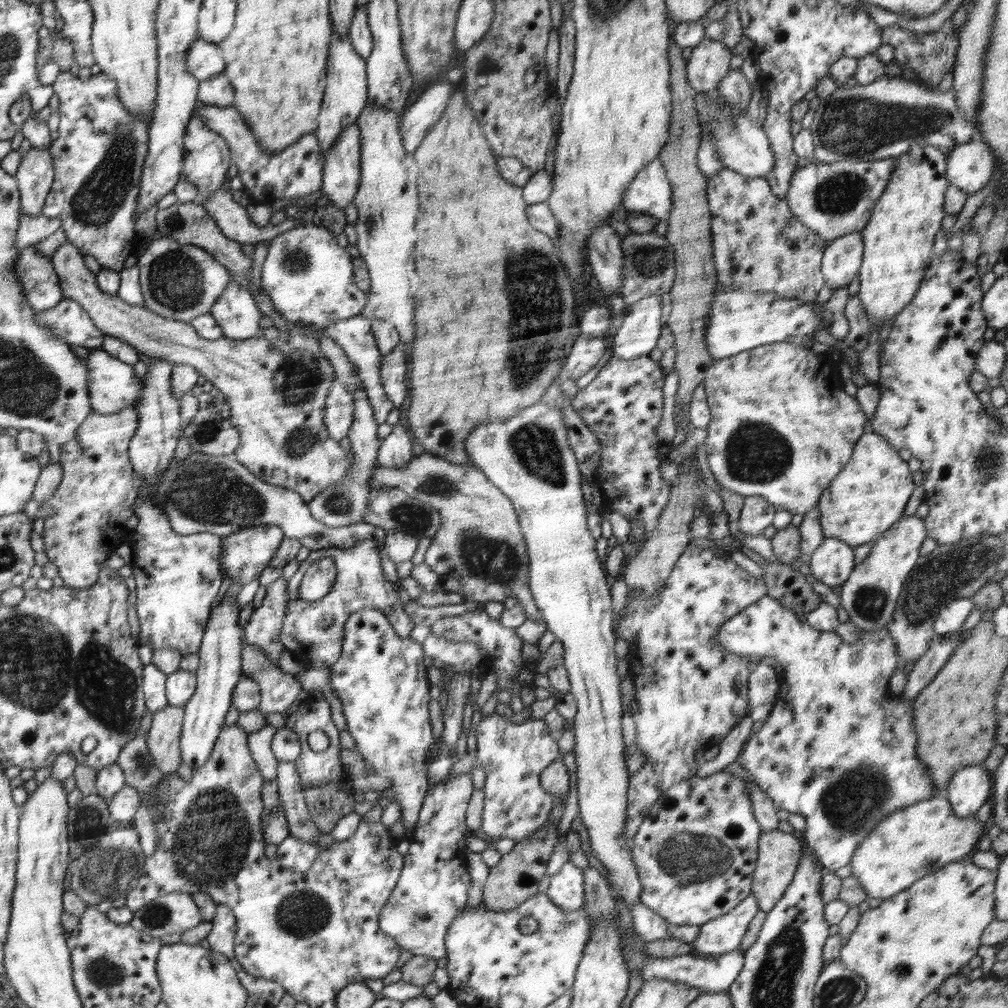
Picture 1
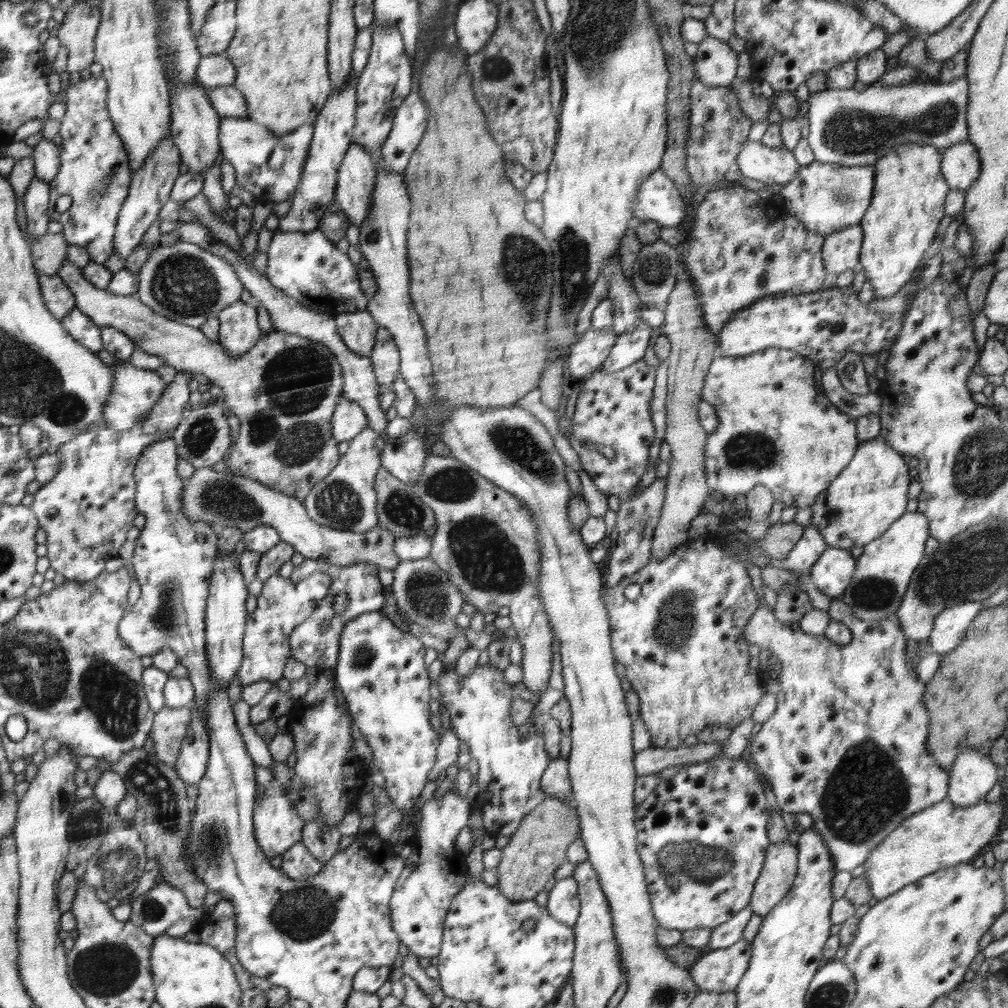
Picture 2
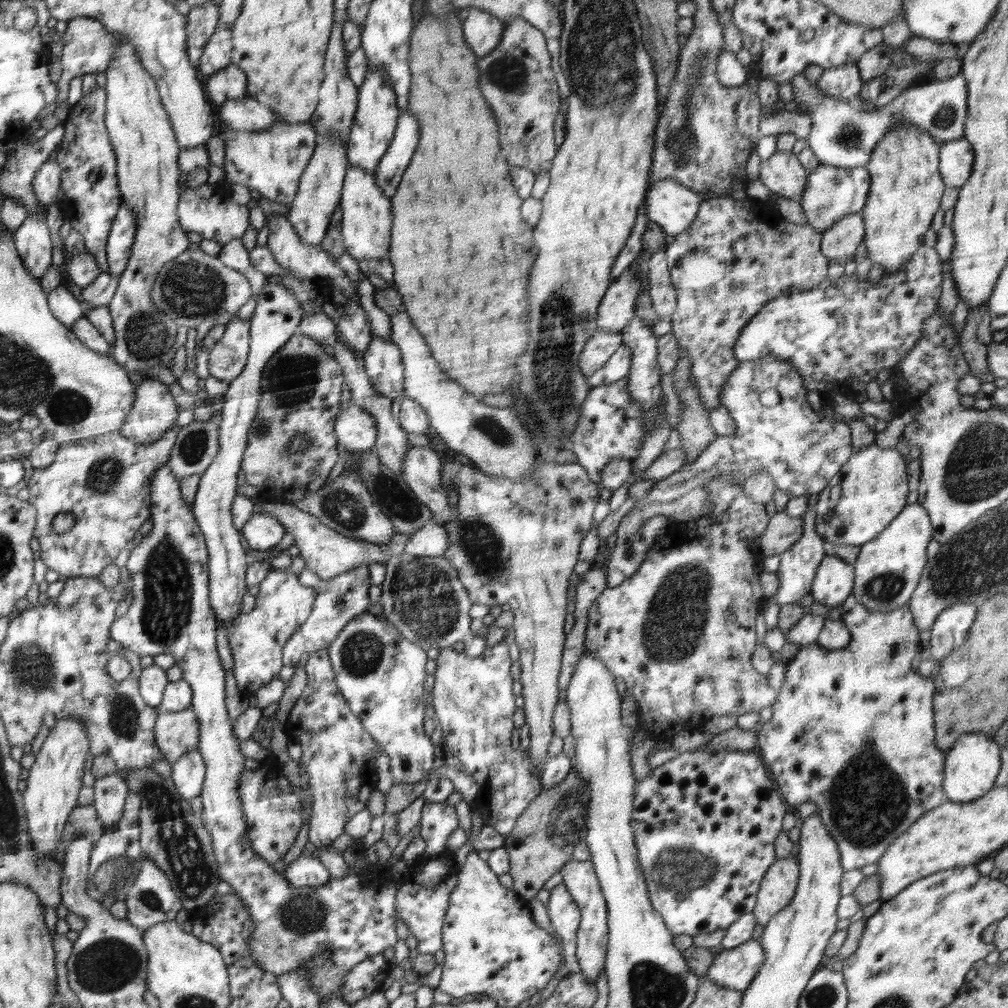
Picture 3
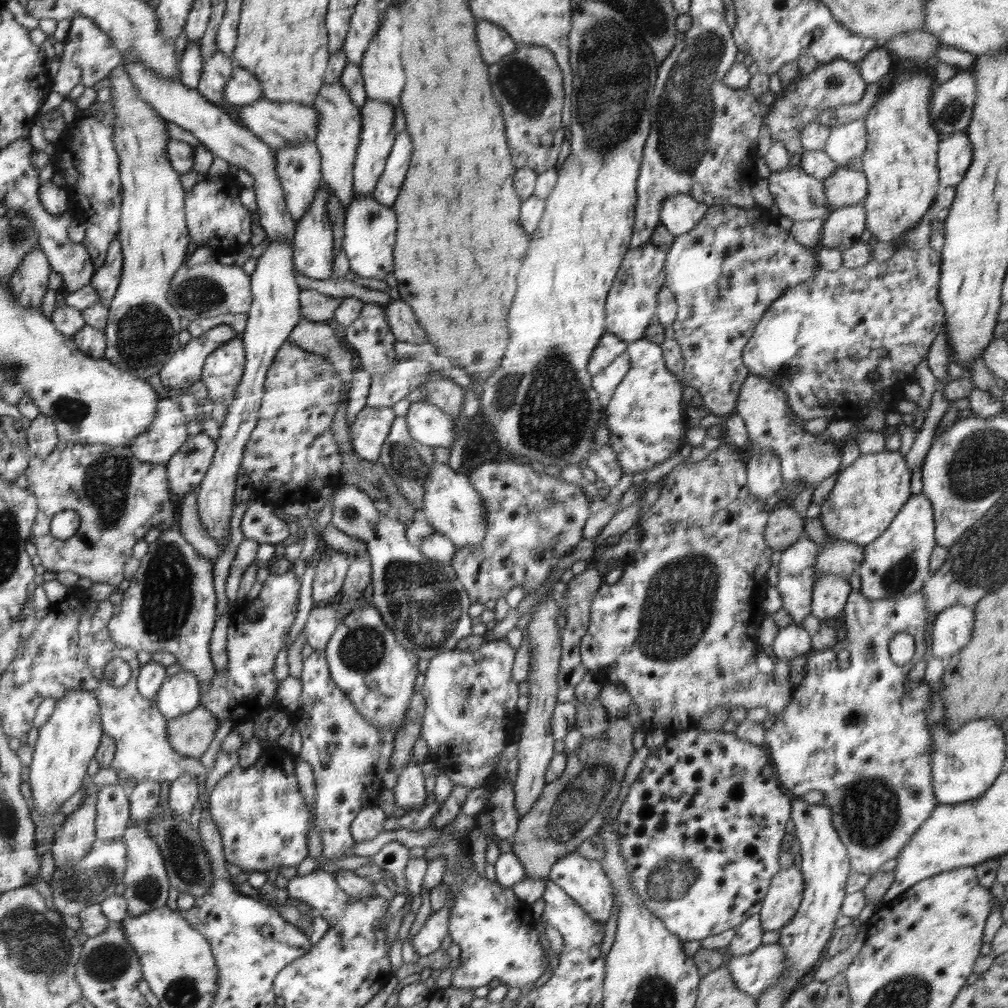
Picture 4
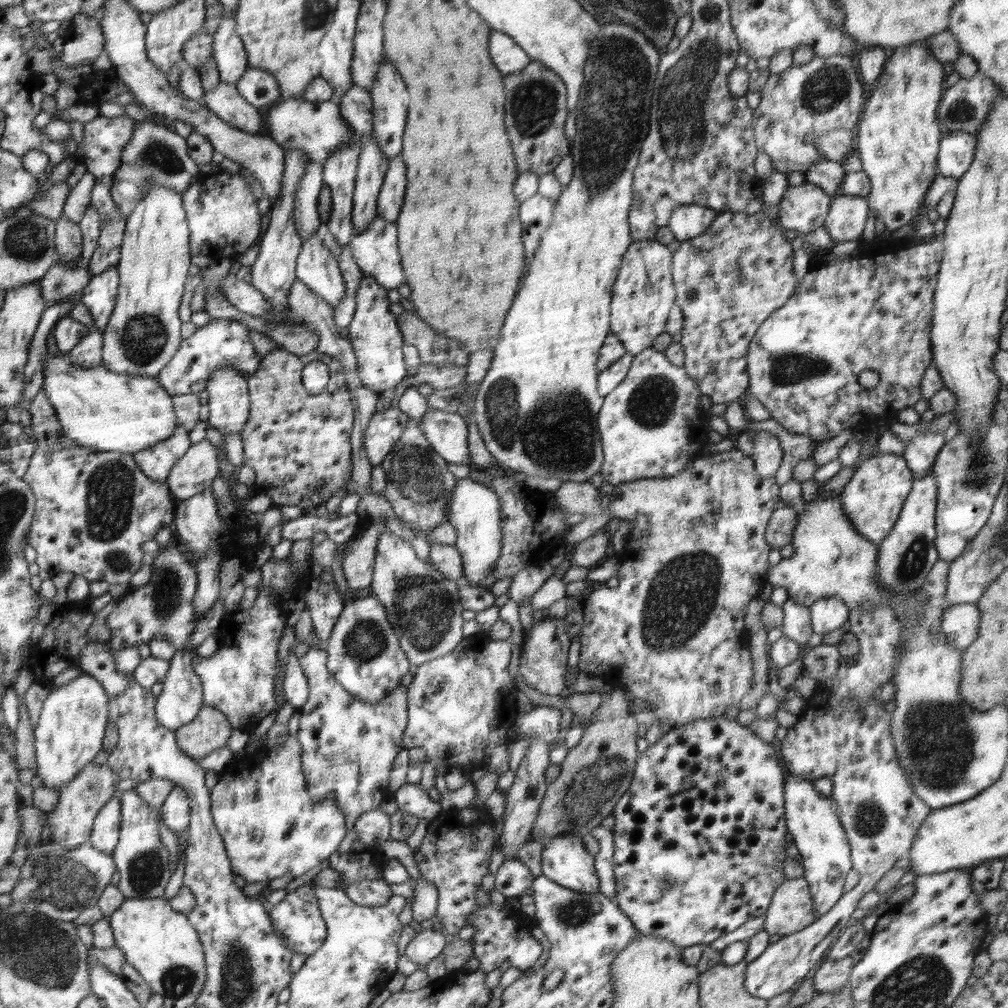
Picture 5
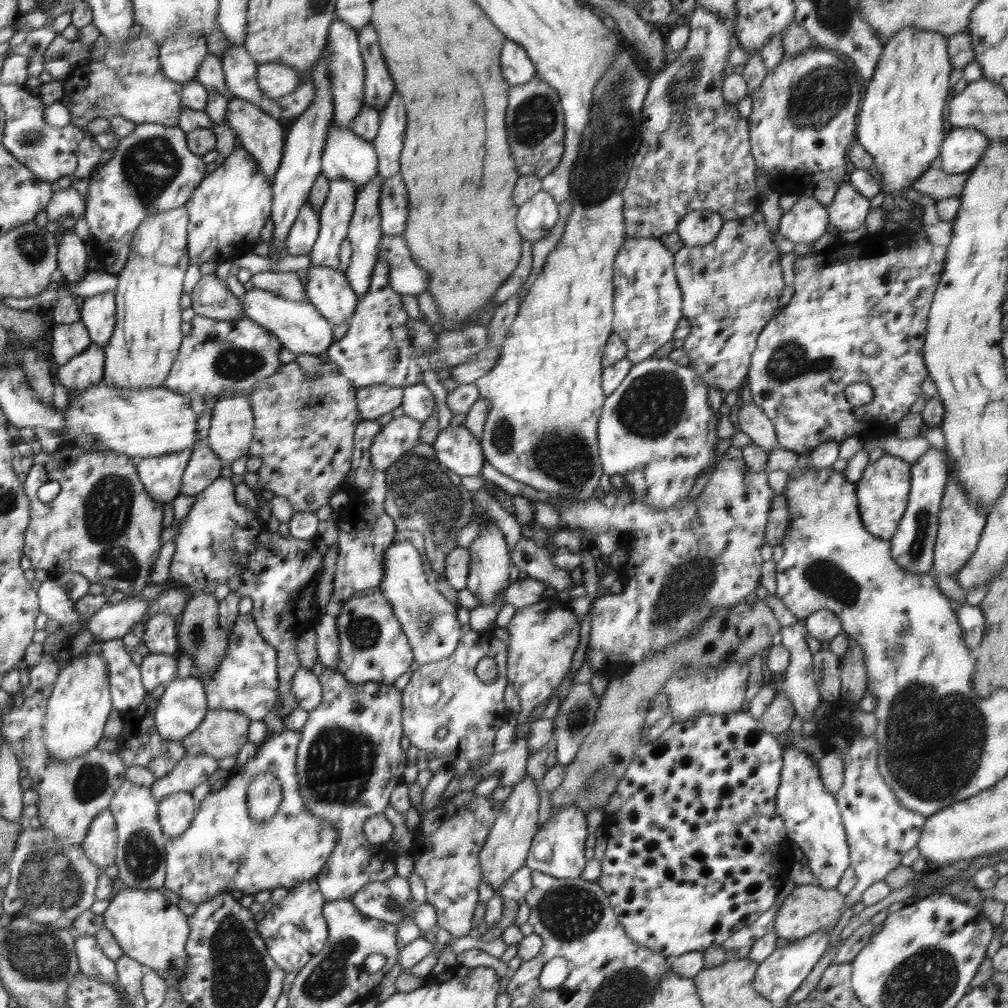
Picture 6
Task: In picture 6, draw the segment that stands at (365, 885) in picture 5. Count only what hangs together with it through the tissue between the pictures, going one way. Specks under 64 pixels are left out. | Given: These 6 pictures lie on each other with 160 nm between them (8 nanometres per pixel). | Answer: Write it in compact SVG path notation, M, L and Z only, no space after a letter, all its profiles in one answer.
M392 875L382 882L371 882L363 886L356 894L350 899L354 906L366 916L370 918L377 918L387 924L398 925L403 922L407 916L413 917L416 912L414 902L409 901L412 896L408 886L407 878L402 878L400 875Z

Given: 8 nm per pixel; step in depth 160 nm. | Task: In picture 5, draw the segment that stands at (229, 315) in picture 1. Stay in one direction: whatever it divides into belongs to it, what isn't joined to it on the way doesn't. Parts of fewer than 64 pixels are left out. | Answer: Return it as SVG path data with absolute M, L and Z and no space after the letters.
M230 367L216 369L208 380L209 422L220 434L242 432L251 412L250 384Z

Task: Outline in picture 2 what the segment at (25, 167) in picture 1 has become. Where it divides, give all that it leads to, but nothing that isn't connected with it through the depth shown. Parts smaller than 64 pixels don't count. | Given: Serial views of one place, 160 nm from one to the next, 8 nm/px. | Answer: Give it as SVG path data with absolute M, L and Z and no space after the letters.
M34 176L24 195L24 208L28 224L26 232L28 232L30 239L38 240L48 233L48 224L52 221L48 212L50 190L50 183Z

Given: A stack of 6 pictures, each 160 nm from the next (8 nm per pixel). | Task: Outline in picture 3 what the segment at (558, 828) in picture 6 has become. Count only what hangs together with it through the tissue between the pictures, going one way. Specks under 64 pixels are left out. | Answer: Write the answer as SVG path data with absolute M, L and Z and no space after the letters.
M570 859L559 872L562 874L562 883L568 889L581 912L581 921L579 922L576 939L576 956L586 982L596 986L598 972L604 968L609 939L607 901L603 895L591 860L577 861L576 859Z

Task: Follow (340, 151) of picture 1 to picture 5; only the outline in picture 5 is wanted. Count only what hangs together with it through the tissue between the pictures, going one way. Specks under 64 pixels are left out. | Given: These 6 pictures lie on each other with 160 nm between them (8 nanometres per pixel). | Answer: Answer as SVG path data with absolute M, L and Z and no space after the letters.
M378 216L360 232L353 232L352 241L348 243L354 262L358 264L364 276L372 276L376 282L384 288L398 289L404 284L404 272L402 272L401 257L398 250L398 234L395 222L388 222Z

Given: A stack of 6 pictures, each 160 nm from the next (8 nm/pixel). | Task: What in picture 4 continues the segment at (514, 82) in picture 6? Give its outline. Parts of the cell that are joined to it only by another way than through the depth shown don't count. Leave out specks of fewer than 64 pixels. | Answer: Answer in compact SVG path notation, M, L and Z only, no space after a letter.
M476 20L476 32L478 32L478 44L482 50L482 58L488 64L500 62L504 57L513 54L517 50L512 37L503 29L488 20Z

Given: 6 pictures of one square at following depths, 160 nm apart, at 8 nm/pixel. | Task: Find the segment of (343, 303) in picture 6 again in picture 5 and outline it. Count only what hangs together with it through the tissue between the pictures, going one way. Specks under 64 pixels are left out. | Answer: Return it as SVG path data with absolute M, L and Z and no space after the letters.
M325 227L318 228L310 239L303 241L295 274L312 293L322 297L336 309L344 299L347 288L343 272L339 270L339 260L322 245L322 234L326 232Z

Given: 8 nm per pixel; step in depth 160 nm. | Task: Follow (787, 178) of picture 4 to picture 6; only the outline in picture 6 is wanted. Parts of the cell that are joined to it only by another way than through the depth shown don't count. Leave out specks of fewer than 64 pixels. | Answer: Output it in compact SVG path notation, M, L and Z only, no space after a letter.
M800 195L798 201L780 219L779 233L795 244L812 245L826 232L827 207L813 196Z

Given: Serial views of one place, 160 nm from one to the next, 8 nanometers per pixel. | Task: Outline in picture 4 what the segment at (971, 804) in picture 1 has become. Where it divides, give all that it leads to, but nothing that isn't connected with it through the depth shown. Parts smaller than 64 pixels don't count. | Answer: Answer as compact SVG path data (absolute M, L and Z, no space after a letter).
M939 681L932 683L929 696L928 723L932 726L934 734L934 748L932 748L932 789L936 803L952 805L966 800L978 798L988 791L988 788L1004 772L1006 766L1005 733L1000 725L992 718L968 722L956 732L946 732L944 722L944 701L939 693Z

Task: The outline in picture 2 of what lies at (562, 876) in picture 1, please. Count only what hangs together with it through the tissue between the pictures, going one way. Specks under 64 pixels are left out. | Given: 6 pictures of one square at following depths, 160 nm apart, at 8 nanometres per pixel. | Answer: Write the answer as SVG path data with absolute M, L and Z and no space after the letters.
M573 876L560 879L548 893L546 909L550 916L569 927L576 924L580 914L580 899L578 885Z

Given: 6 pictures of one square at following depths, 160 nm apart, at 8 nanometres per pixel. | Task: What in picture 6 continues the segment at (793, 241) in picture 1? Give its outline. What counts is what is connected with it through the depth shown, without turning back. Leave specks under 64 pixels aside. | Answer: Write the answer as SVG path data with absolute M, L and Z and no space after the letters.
M758 210L752 214L746 215L744 218L736 218L728 221L724 221L722 229L718 232L718 237L712 243L706 246L683 246L679 252L673 254L674 270L680 285L680 291L682 296L682 312L683 317L690 323L690 332L688 336L684 338L684 344L681 347L682 350L688 355L689 362L693 367L693 370L698 374L698 377L702 379L708 386L721 389L723 396L734 392L734 390L740 391L742 386L746 384L746 377L749 372L750 362L752 359L752 353L754 352L758 335L760 331L766 326L769 320L776 315L779 311L779 301L784 290L784 279L782 269L780 265L781 253L779 252L771 233L768 231L768 226L765 223L763 214Z

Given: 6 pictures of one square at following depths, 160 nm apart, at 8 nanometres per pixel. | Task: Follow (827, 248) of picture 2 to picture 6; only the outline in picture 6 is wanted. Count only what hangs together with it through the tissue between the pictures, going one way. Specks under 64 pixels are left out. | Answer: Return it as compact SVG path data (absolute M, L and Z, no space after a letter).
M848 180L838 186L833 201L827 206L829 222L840 234L864 225L871 209L870 199L860 194Z

